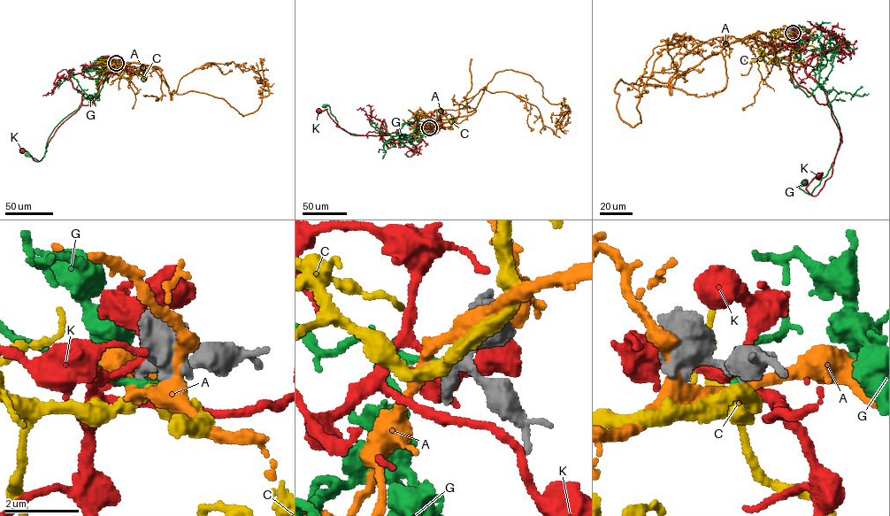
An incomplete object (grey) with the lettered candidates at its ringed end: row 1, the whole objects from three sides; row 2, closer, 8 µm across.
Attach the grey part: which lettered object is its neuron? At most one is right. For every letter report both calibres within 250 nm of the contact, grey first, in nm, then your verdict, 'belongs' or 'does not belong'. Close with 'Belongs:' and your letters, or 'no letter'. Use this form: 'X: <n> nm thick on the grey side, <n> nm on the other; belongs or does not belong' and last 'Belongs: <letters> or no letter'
A: 260 nm thick on the grey side, 320 nm on the other; does not belong
C: 260 nm thick on the grey side, 340 nm on the other; does not belong
G: 240 nm thick on the grey side, 180 nm on the other; does not belong
K: 360 nm thick on the grey side, 200 nm on the other; does not belong
Belongs: no letter

